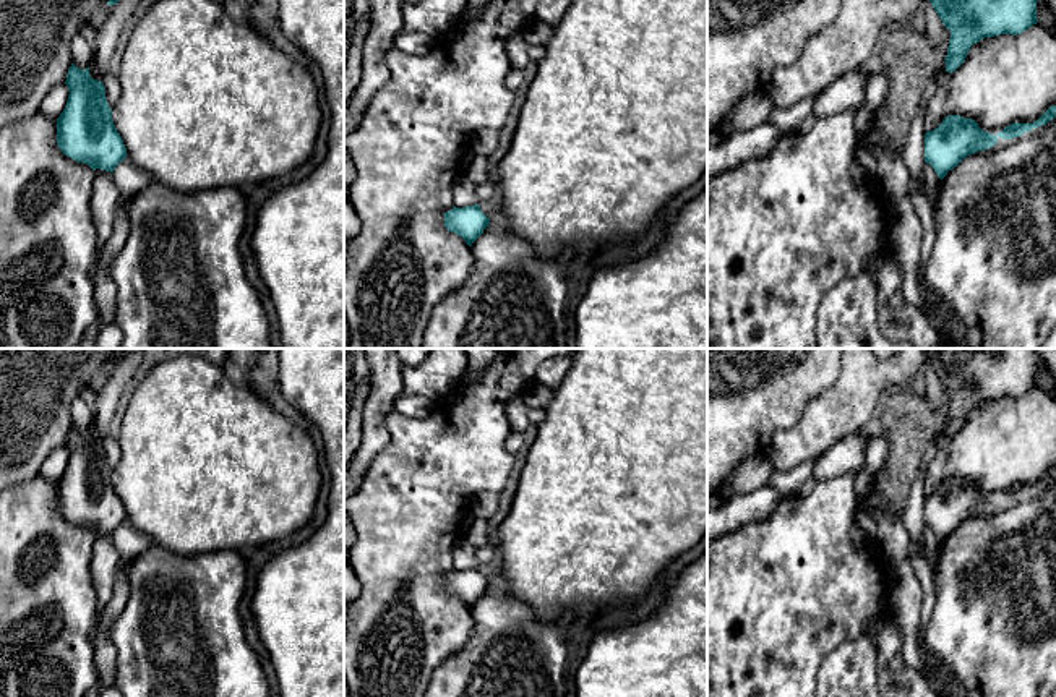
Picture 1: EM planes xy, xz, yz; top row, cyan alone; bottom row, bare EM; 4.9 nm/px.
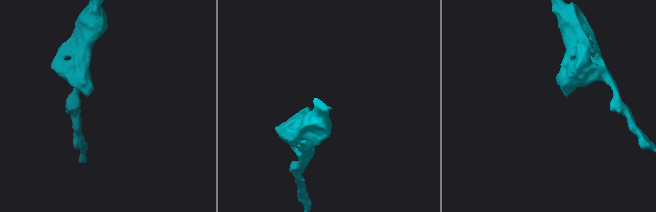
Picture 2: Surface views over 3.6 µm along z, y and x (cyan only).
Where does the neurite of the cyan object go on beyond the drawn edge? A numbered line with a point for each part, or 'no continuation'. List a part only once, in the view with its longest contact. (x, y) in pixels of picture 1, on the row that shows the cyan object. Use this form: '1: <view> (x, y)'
no continuation

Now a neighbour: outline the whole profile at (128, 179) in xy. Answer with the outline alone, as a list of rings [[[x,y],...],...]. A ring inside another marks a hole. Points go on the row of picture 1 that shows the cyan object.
[[[123,159],[114,170],[114,180],[120,196],[131,198],[143,191],[152,178],[140,167]]]

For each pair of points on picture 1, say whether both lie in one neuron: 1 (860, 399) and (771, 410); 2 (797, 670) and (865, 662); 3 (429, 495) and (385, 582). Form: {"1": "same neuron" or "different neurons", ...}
{"1": "different neurons", "2": "different neurons", "3": "same neuron"}

